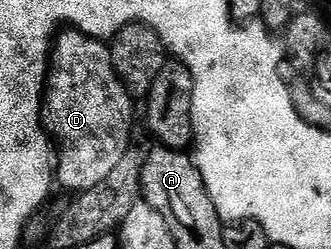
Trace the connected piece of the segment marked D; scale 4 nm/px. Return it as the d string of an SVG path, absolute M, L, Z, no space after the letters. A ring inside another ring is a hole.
M76 30L58 31L51 49L51 67L45 81L45 98L41 102L41 123L45 131L59 145L59 168L55 180L69 191L69 194L80 194L91 190L91 186L99 186L115 166L119 166L119 158L130 151L129 139L133 136L133 104L134 97L123 86L123 82L115 74L115 66L111 62L109 44L104 40L96 40Z

